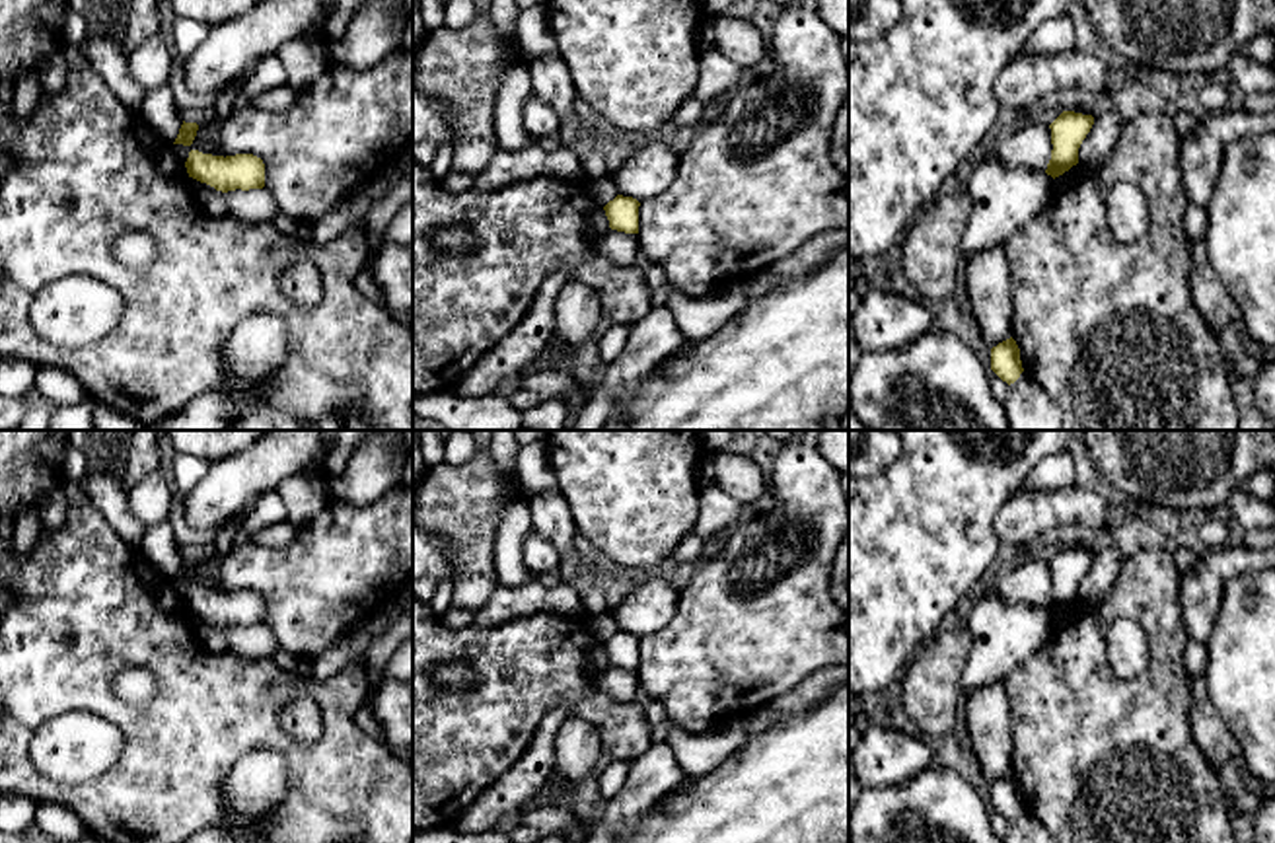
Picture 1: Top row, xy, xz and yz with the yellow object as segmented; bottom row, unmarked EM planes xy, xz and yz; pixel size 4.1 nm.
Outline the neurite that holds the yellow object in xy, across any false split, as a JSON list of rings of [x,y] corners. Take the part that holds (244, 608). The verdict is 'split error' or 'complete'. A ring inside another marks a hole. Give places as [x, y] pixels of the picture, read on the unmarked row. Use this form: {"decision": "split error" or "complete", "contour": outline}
{"decision": "complete", "contour": [[[191,586],[185,604],[189,613],[222,629],[265,623],[265,600],[253,590],[236,590],[224,594]]]}

